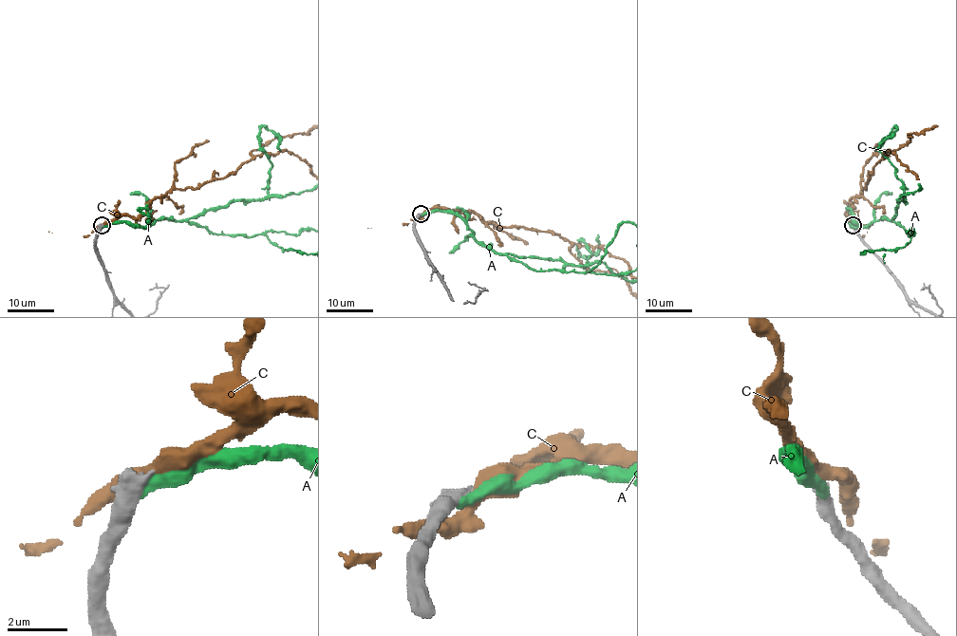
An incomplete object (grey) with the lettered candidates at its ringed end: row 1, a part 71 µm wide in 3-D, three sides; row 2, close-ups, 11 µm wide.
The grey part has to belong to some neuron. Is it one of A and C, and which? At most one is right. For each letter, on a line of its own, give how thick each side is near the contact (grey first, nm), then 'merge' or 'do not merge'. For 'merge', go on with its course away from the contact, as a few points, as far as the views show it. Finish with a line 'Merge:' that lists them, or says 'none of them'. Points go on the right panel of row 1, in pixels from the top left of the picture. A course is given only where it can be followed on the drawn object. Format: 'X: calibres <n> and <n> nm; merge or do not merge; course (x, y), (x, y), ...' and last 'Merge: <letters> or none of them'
A: calibres 650 and 400 nm; do not merge
C: calibres 550 and 460 nm; do not merge
Merge: none of them

